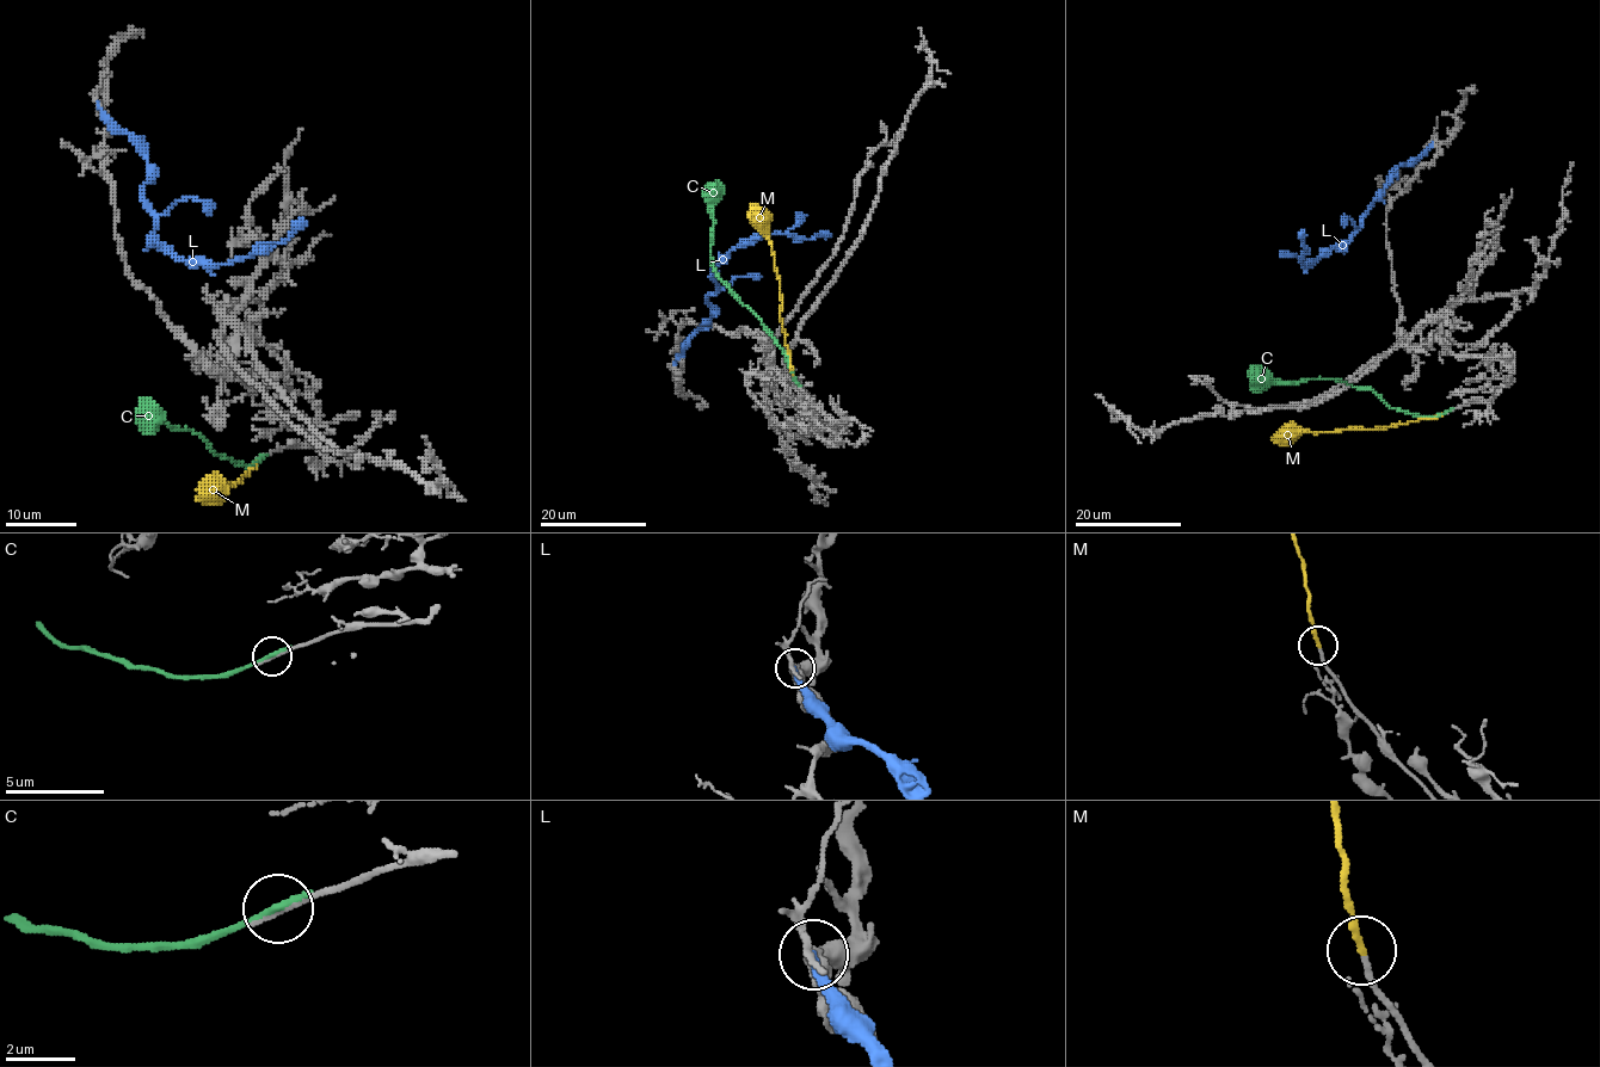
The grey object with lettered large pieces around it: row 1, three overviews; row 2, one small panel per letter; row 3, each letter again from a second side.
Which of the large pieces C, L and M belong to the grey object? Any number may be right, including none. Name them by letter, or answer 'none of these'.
M

